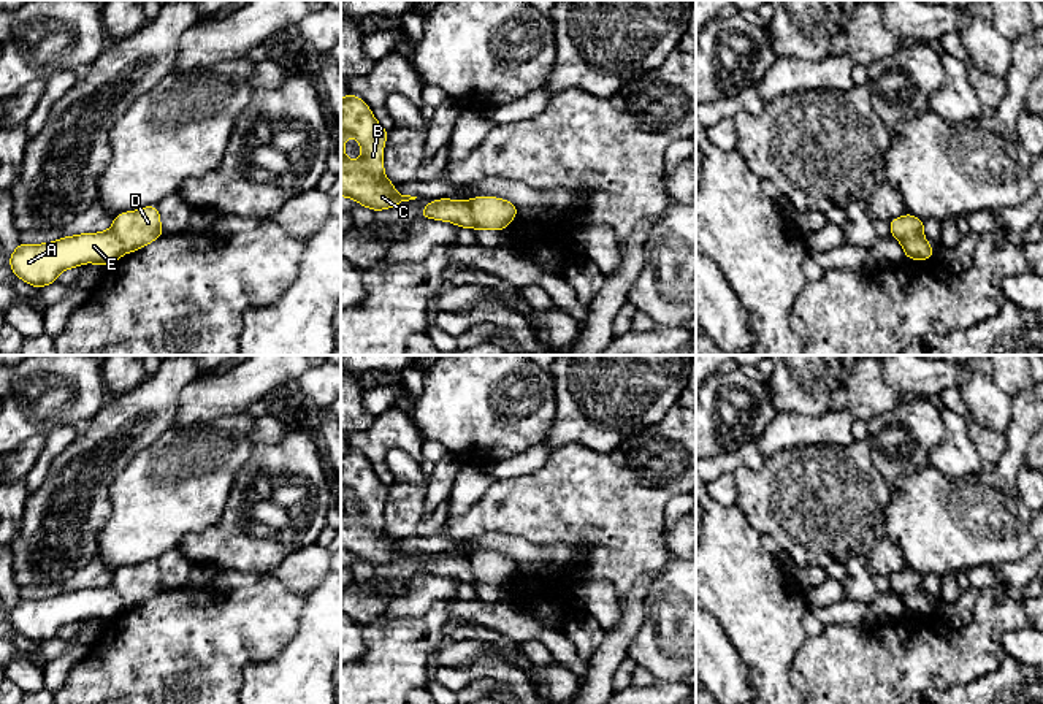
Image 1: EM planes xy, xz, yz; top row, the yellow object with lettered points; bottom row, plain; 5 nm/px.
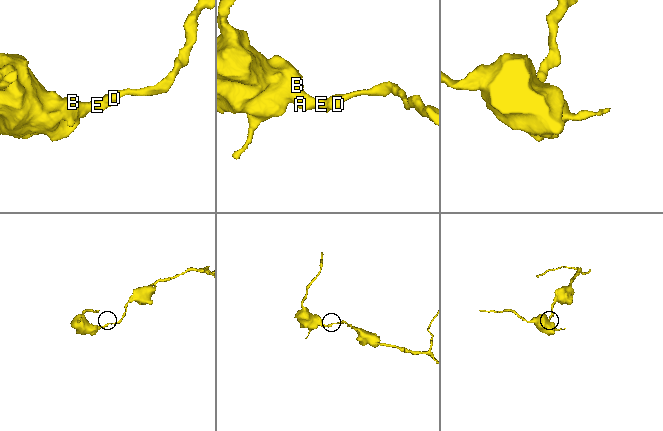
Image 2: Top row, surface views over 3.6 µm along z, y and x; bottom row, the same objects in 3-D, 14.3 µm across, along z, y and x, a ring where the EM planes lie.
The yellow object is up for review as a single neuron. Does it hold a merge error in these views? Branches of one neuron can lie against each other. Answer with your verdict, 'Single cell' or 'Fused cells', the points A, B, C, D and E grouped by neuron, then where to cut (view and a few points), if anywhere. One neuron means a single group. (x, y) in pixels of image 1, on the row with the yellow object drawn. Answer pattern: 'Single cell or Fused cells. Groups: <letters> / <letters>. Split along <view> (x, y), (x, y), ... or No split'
Fused cells. Groups: A B C E / D. Split along xz (466, 202), (474, 227)

